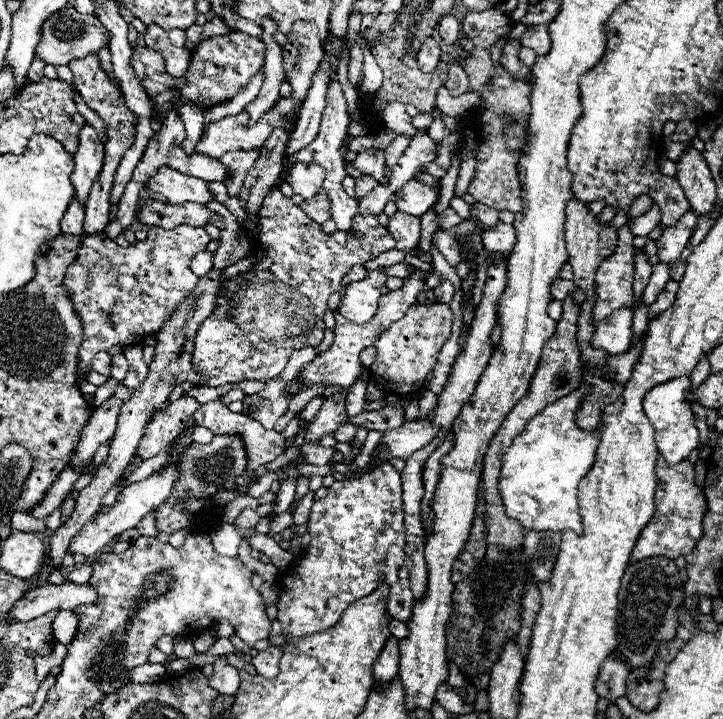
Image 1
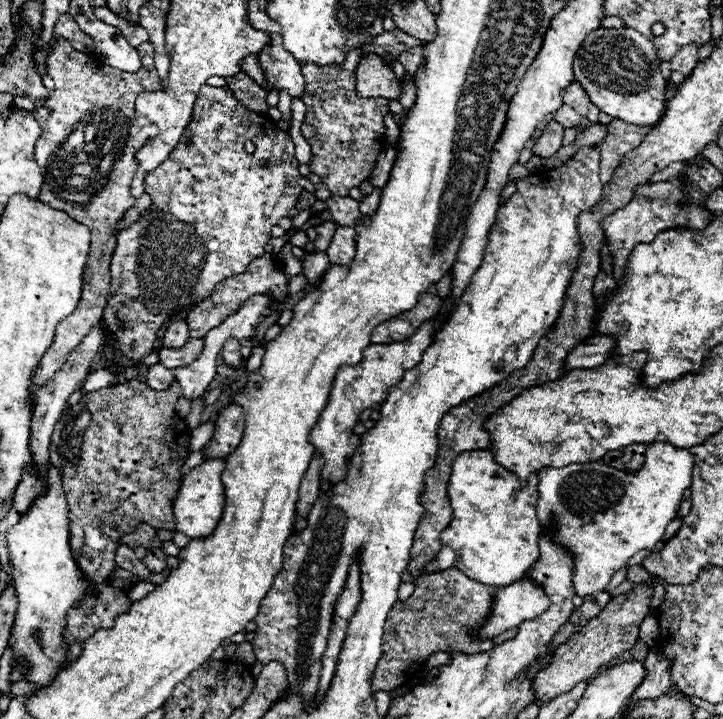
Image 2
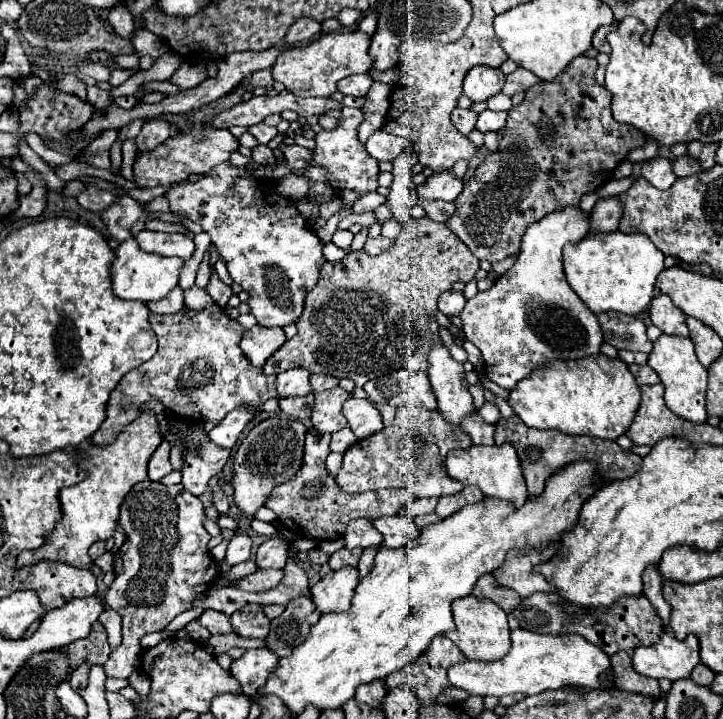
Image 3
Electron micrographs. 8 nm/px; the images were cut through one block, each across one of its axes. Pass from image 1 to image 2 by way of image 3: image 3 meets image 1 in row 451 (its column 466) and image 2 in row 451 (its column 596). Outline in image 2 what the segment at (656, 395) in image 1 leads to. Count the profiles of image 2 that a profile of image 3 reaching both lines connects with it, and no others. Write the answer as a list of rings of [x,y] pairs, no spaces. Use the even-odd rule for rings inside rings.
[[[654,442],[646,450],[644,468],[636,474],[626,474],[602,462],[542,468],[538,472],[538,518],[542,528],[552,530],[554,542],[572,554],[572,580],[578,596],[604,590],[630,556],[644,548],[652,550],[662,540],[666,524],[678,516],[682,492],[690,488],[692,468],[694,460],[688,450]]]

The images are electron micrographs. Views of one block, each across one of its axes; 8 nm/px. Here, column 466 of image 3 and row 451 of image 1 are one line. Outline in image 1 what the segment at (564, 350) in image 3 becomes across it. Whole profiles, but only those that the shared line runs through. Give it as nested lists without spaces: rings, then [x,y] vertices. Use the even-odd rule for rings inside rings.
[[[310,442],[310,444],[302,446],[304,460],[308,464],[314,464],[314,466],[326,466],[326,464],[330,464],[330,460],[334,458],[334,454],[338,454],[336,448],[326,448],[320,442]]]

